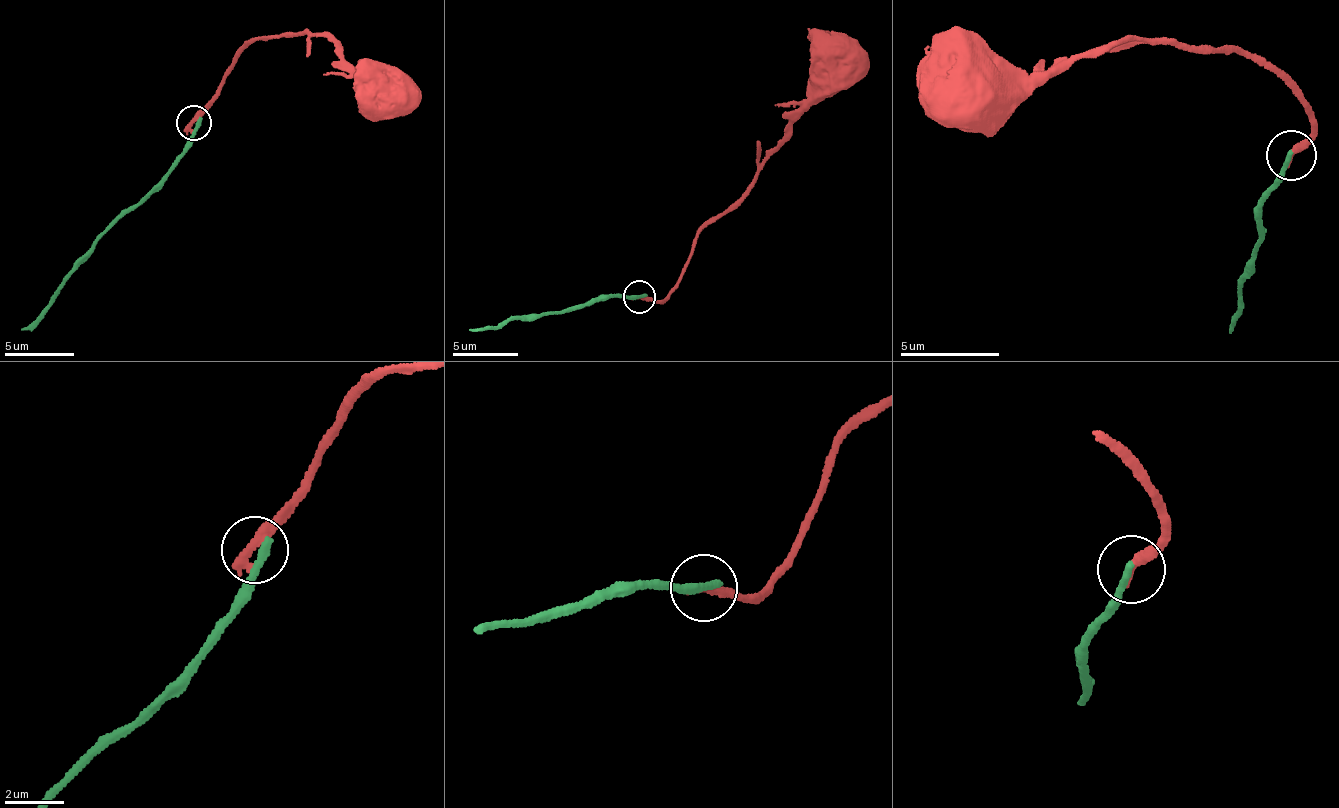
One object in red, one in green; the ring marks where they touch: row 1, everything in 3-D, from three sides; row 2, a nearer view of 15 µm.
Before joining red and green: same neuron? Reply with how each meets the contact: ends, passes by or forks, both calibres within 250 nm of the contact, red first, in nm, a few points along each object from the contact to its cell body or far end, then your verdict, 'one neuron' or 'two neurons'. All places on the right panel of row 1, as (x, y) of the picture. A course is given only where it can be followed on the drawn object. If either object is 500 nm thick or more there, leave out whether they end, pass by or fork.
red ends there; green ends there; 400 nm thick on the red side, 300 nm on the other; red runs (1289, 157), (1313, 133), (1312, 110), (1256, 59), (1208, 49), (1131, 38), (1075, 53), (1007, 97), (961, 88); green runs (1289, 157), (1275, 191), (1262, 204), (1261, 246), (1232, 324); two neurons

